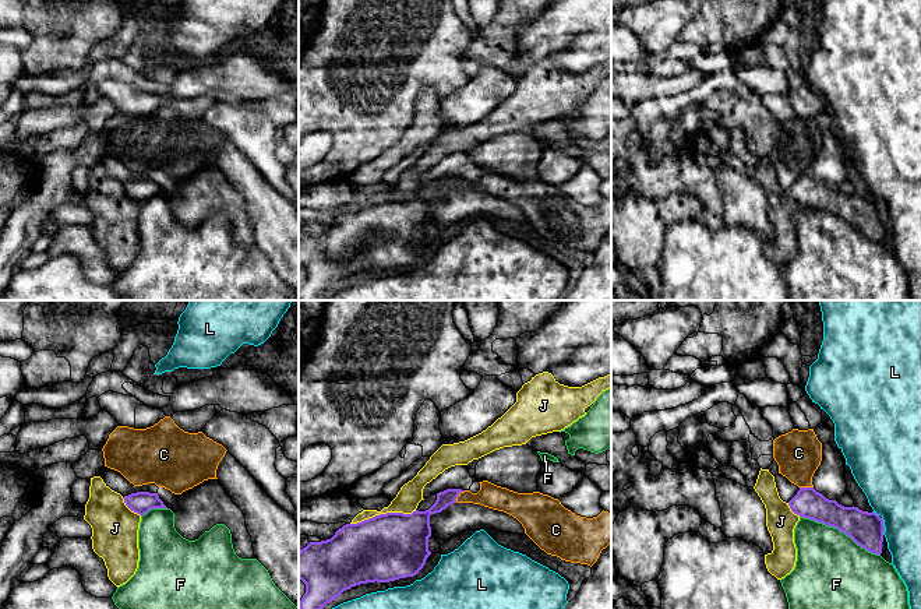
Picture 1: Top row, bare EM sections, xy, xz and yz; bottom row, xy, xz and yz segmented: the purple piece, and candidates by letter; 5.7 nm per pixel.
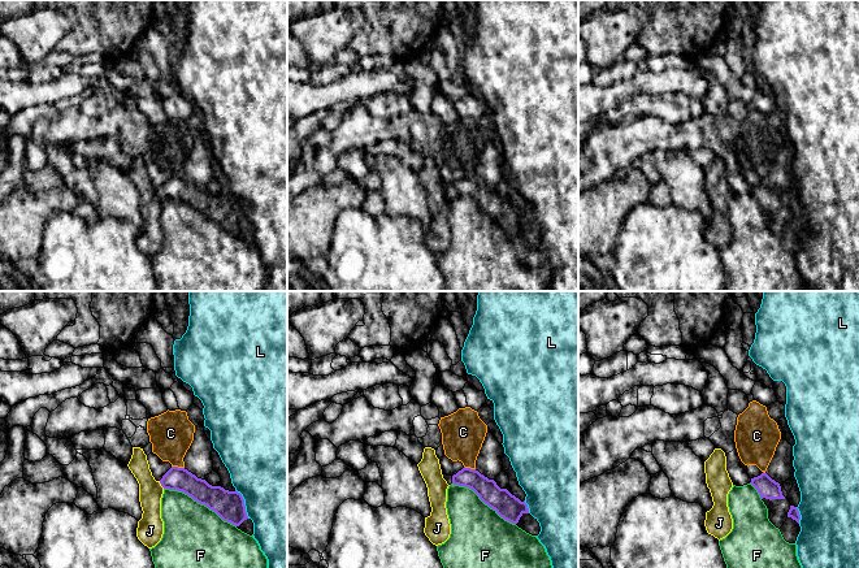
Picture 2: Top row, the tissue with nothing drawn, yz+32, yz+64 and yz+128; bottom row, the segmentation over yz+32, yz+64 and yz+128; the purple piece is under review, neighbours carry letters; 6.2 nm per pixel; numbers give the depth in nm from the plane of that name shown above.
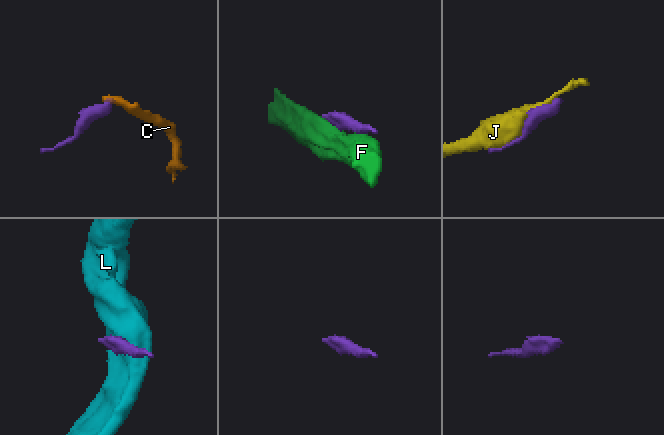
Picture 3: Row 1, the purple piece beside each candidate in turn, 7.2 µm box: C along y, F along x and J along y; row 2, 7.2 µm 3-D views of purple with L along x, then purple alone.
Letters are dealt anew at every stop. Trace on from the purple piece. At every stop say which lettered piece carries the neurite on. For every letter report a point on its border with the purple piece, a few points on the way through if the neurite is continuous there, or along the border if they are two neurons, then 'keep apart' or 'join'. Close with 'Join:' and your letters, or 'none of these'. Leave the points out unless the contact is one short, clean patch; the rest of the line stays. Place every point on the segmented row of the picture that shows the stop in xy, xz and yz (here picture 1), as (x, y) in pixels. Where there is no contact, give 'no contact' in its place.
C: xz (458, 495) | along xz (465, 490), (459, 493), (455, 502) | keep apart
F: yz (840, 530) | keep apart
J: xz (383, 514) | keep apart
L: yz (884, 527) | keep apart
Join: none of these

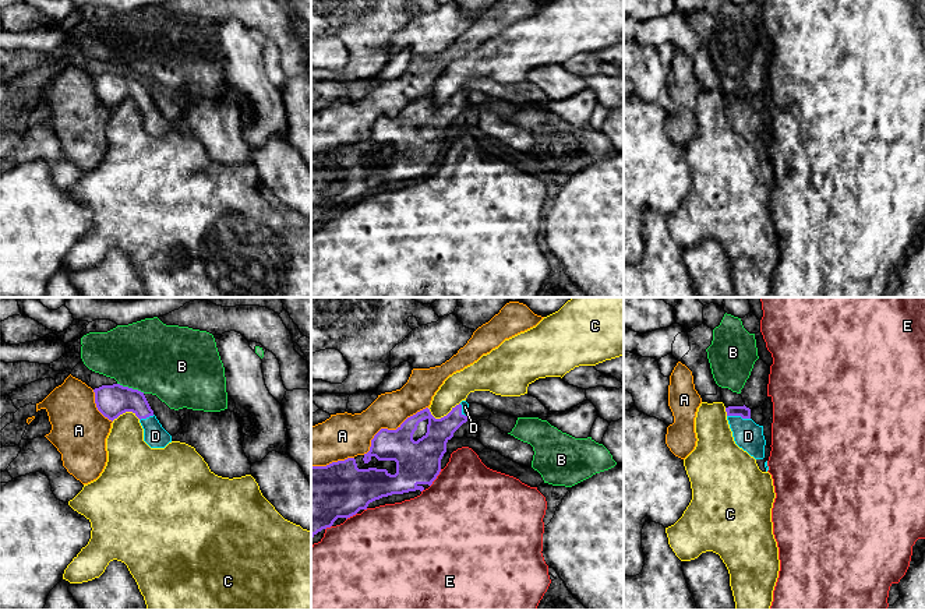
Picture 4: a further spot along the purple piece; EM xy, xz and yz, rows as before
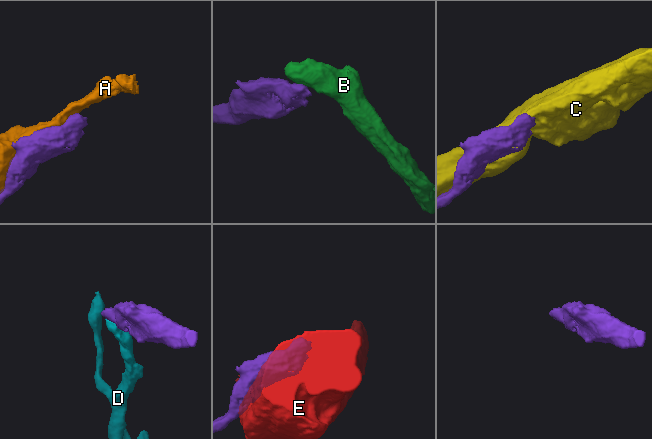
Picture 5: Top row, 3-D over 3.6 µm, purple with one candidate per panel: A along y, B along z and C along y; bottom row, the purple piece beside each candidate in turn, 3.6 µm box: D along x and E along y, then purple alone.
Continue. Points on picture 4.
A: xz (391, 430) | keep apart
B: xy (131, 388) | along xy (117, 383), (144, 392) | keep apart
C: xz (444, 416) | keep apart
D: yz (738, 415) | across yz (744, 412), (738, 415), (740, 423), (748, 436) | join
E: xz (435, 478) | keep apart
Join: D

